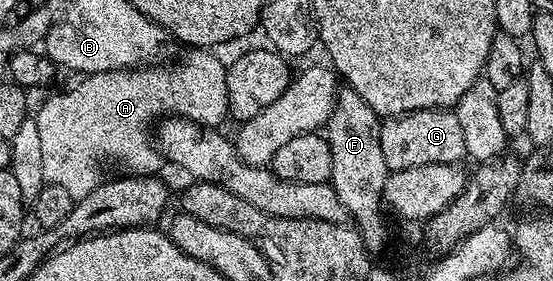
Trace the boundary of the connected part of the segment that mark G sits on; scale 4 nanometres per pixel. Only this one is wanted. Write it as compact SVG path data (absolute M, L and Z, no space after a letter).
M452 109L444 110L416 110L410 114L398 114L395 118L386 118L382 121L379 132L379 145L383 148L383 160L387 160L390 172L403 168L419 168L428 162L435 164L454 165L466 157L463 144L463 128L459 128L459 120Z

